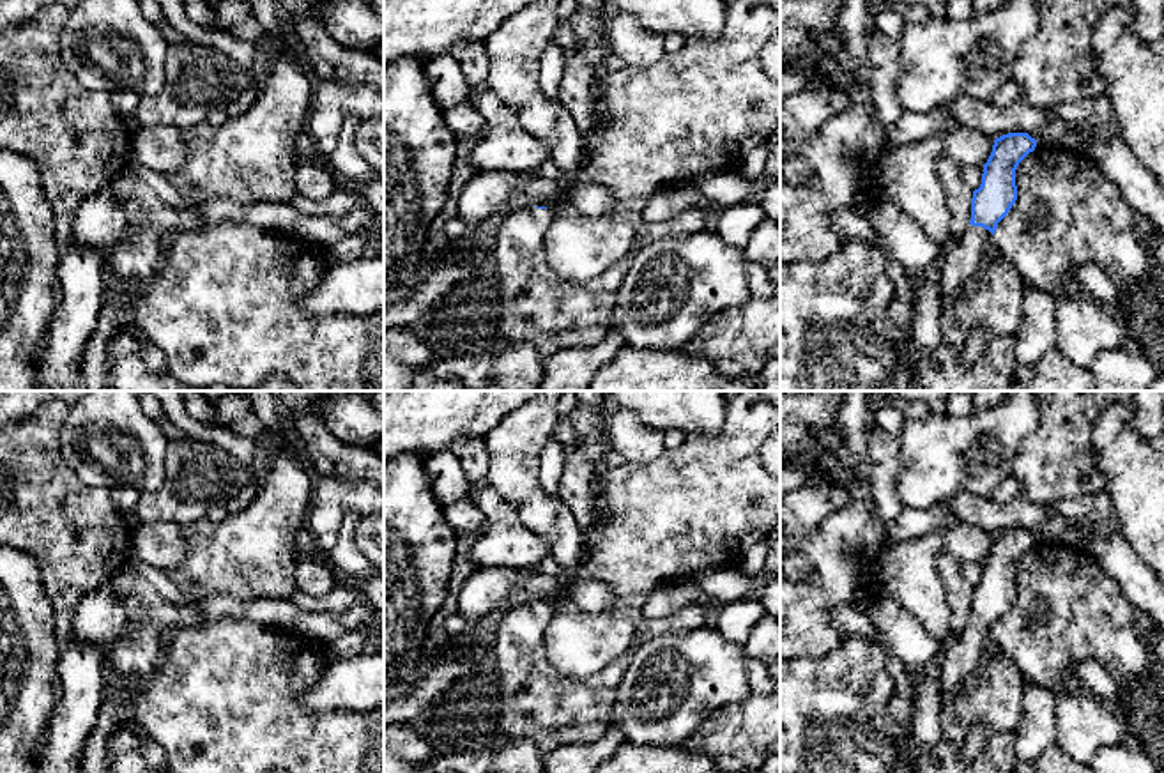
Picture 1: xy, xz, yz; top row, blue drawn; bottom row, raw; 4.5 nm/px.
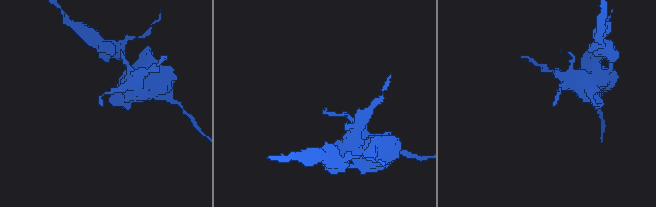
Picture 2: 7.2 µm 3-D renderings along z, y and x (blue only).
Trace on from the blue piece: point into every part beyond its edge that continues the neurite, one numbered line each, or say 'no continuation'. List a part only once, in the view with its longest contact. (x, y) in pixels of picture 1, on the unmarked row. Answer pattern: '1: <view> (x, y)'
1: yz (961, 657)

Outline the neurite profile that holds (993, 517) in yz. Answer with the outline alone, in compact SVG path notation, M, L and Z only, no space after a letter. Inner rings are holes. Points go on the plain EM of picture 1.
M957 494L946 499L945 504L959 522L978 525L991 536L1008 529L1028 529L1037 536L1049 515L1049 508L1024 497L996 502L991 497Z

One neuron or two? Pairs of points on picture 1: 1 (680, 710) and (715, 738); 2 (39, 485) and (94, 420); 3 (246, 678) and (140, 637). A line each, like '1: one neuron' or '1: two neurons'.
1: two neurons
2: two neurons
3: two neurons

